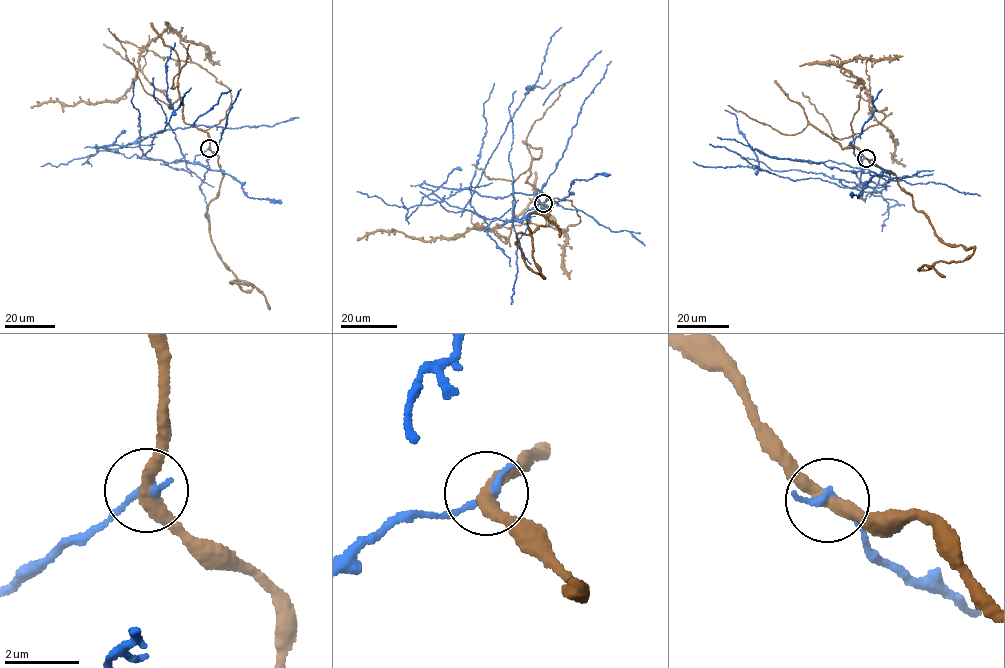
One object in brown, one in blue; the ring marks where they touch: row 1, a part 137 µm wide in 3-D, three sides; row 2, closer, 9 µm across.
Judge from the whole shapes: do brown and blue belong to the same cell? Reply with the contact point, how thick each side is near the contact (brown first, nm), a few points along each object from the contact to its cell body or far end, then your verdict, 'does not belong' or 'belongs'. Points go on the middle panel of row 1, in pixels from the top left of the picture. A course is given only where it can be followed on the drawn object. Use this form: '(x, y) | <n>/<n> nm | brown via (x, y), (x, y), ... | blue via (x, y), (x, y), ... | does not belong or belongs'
(543, 203) | 360/240 nm | brown via (543, 203), (526, 182), (528, 170), (513, 183), (508, 239), (485, 230), (579, 222), (571, 200), (553, 198) | blue via (543, 203), (508, 221), (440, 203), (465, 189), (502, 198), (540, 191), (645, 245) | does not belong

